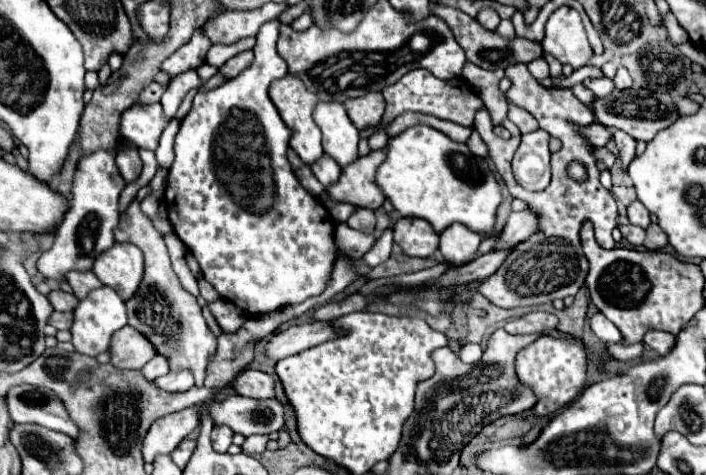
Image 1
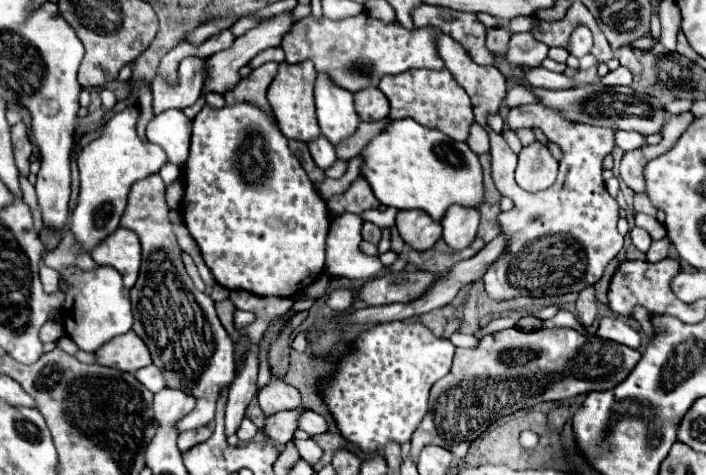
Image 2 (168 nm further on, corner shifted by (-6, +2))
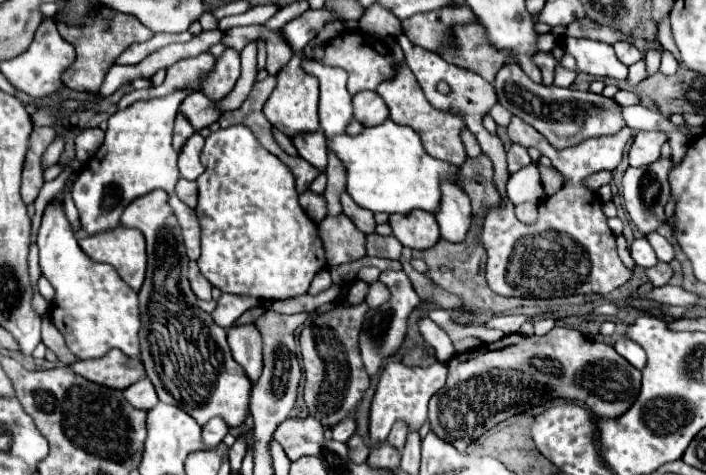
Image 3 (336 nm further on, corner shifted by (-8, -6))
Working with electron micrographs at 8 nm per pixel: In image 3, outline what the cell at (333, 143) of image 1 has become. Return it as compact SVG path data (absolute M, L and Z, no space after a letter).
M302 59L302 69L320 79L320 125L326 137L342 135L352 119L352 95L346 89L346 71Z

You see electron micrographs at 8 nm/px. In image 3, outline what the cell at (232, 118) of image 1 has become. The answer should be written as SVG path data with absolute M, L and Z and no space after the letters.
M234 125L210 133L202 151L206 171L198 177L198 219L202 227L202 255L198 267L202 275L222 293L250 295L256 299L290 299L304 295L314 275L326 267L318 227L308 219L298 203L294 175L272 153L268 153L252 131L244 125Z

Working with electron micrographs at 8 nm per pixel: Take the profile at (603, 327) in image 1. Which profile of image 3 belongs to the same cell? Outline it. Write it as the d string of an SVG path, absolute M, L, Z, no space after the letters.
M620 337L620 341L614 345L614 349L630 363L630 365L634 365L636 369L644 369L646 367L646 353L642 351L642 347L638 345L638 343L634 343L634 341L630 341L630 339L626 339L626 337Z

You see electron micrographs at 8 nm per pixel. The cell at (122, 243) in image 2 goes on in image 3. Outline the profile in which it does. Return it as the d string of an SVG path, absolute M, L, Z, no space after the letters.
M118 225L106 233L84 237L78 243L90 259L110 263L134 291L142 287L146 275L146 243L142 231Z

